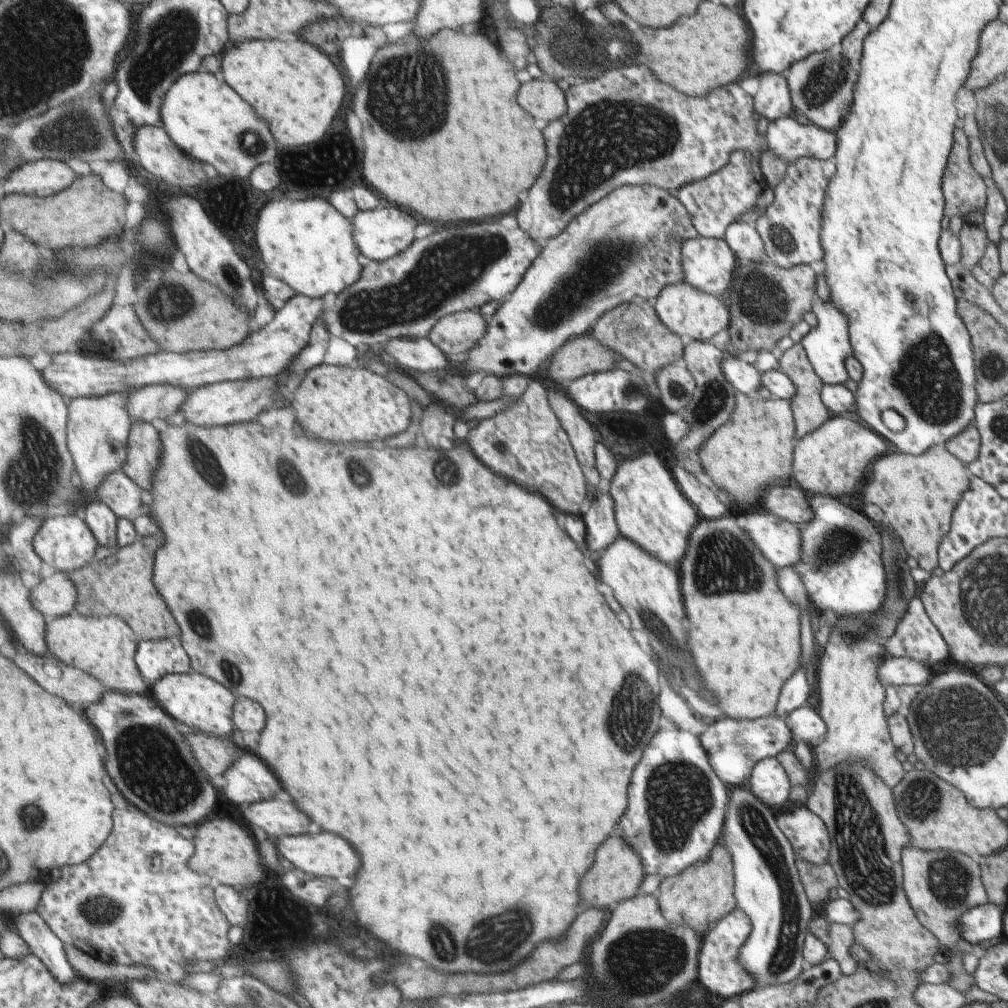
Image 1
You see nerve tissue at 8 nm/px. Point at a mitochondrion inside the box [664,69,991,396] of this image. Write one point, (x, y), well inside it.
(761, 299)

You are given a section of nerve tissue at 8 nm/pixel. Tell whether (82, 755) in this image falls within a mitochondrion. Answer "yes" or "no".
no

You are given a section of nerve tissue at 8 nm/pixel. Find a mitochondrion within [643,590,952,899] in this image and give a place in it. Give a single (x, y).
(921, 796)

